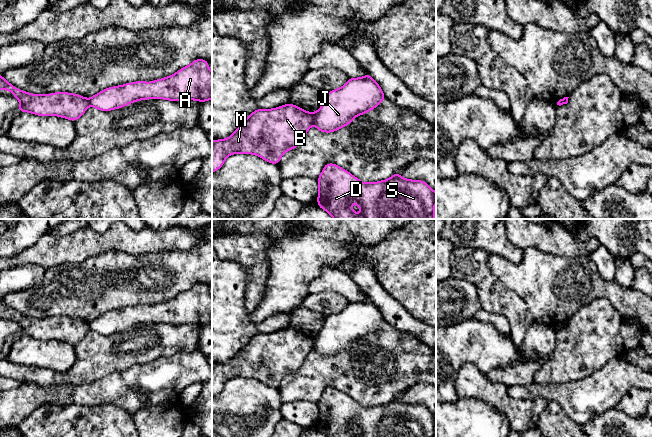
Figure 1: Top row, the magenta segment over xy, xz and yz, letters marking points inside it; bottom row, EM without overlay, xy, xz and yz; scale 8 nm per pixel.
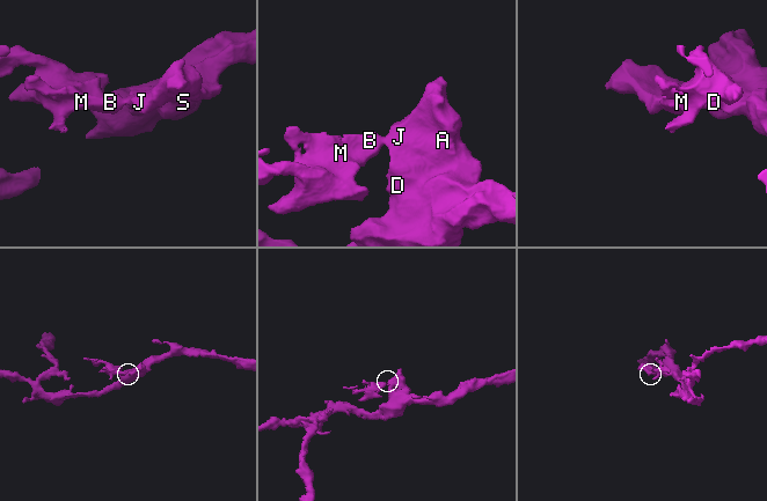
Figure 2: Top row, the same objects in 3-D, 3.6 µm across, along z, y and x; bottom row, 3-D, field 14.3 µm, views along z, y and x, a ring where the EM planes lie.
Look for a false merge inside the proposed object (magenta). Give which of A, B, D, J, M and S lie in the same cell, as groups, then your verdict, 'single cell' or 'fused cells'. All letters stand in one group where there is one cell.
groups A D J S / B M; fused cells

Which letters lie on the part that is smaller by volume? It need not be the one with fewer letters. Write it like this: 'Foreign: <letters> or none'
Foreign: B, M

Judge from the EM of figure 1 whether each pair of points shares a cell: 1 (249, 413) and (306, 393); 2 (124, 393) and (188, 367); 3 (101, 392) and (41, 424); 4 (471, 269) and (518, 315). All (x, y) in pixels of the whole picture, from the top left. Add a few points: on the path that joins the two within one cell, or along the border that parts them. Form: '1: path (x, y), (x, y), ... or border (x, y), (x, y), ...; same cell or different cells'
1: border (277, 388), (283, 402); different cells
2: path (140, 379), (164, 379), (172, 374); same cell
3: border (54, 404), (102, 404); different cells
4: path (483, 280), (506, 303); same cell

